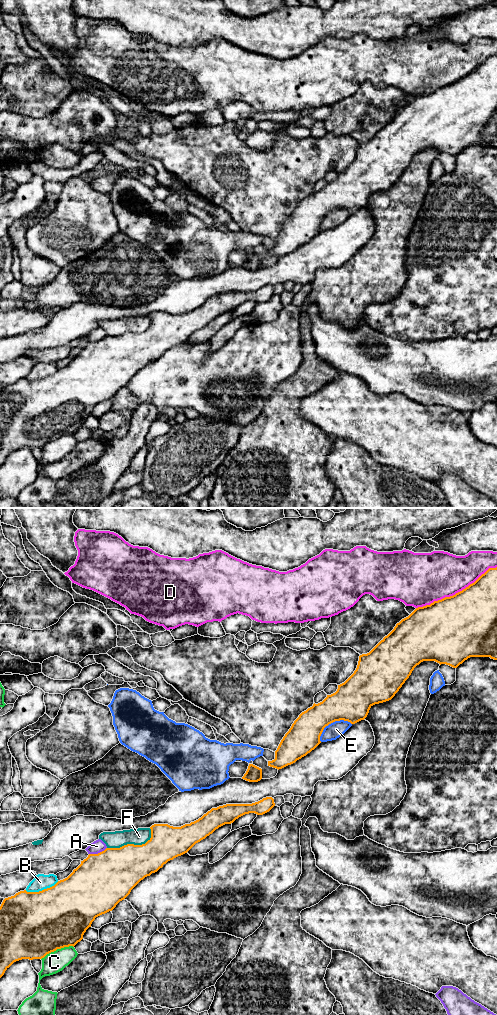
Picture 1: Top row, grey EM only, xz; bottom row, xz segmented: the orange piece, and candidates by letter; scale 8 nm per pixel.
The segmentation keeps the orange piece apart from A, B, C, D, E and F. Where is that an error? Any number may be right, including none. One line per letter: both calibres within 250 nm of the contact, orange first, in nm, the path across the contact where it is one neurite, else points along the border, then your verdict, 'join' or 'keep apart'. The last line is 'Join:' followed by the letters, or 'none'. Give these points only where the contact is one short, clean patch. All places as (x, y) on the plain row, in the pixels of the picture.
A: 440/100 nm | keep apart
B: 500/120 nm | keep apart
C: 500/170 nm | keep apart
D: 480/380 nm | keep apart
E: 300/130 nm | keep apart
F: 380/140 nm | keep apart
Join: none

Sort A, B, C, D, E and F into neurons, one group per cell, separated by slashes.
A / B / C / D / E / F

